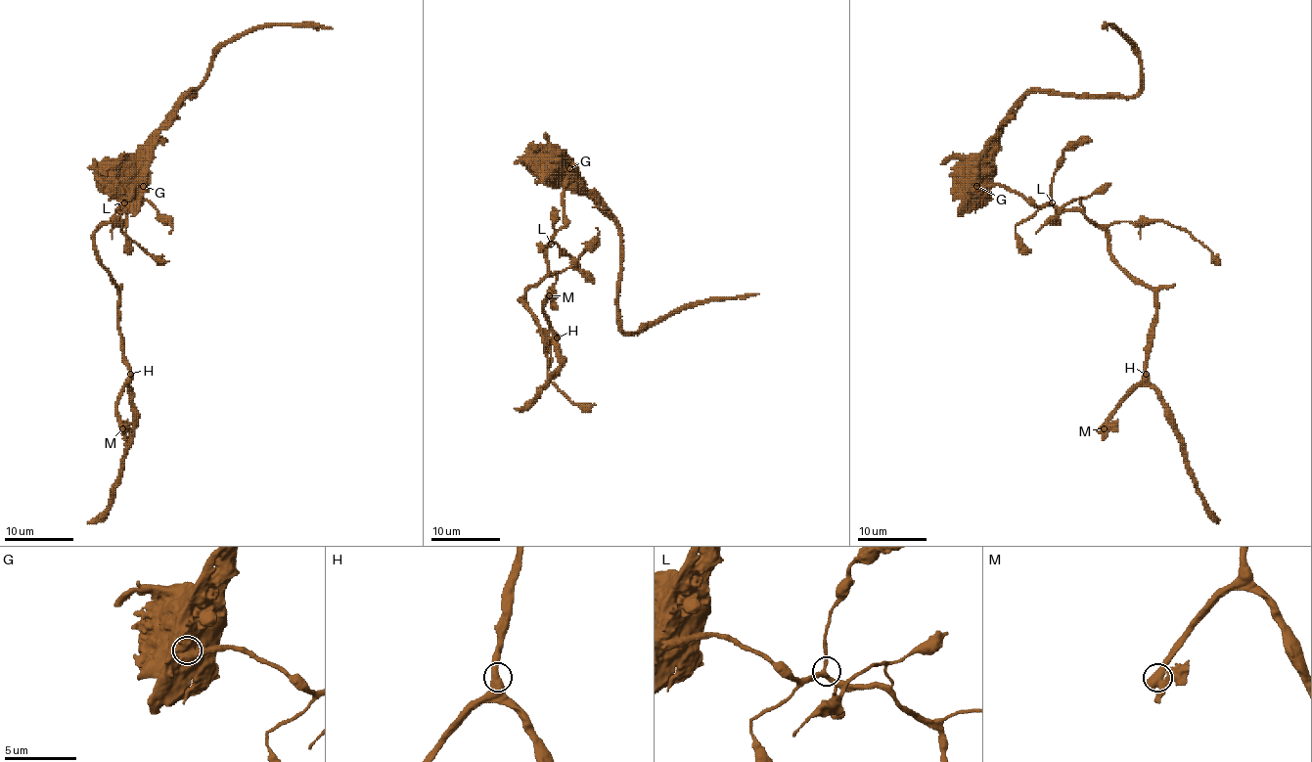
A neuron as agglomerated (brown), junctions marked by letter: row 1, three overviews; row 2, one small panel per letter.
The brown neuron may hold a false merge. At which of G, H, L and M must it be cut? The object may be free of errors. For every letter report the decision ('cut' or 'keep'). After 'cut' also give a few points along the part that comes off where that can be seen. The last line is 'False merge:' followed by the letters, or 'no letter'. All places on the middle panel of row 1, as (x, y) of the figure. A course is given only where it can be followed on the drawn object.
G: cut | (569, 168), (565, 226), (549, 242), (547, 269), (520, 297), (545, 347), (556, 337), (560, 365), (514, 408)
H: keep
L: keep
M: keep
False merge: G

